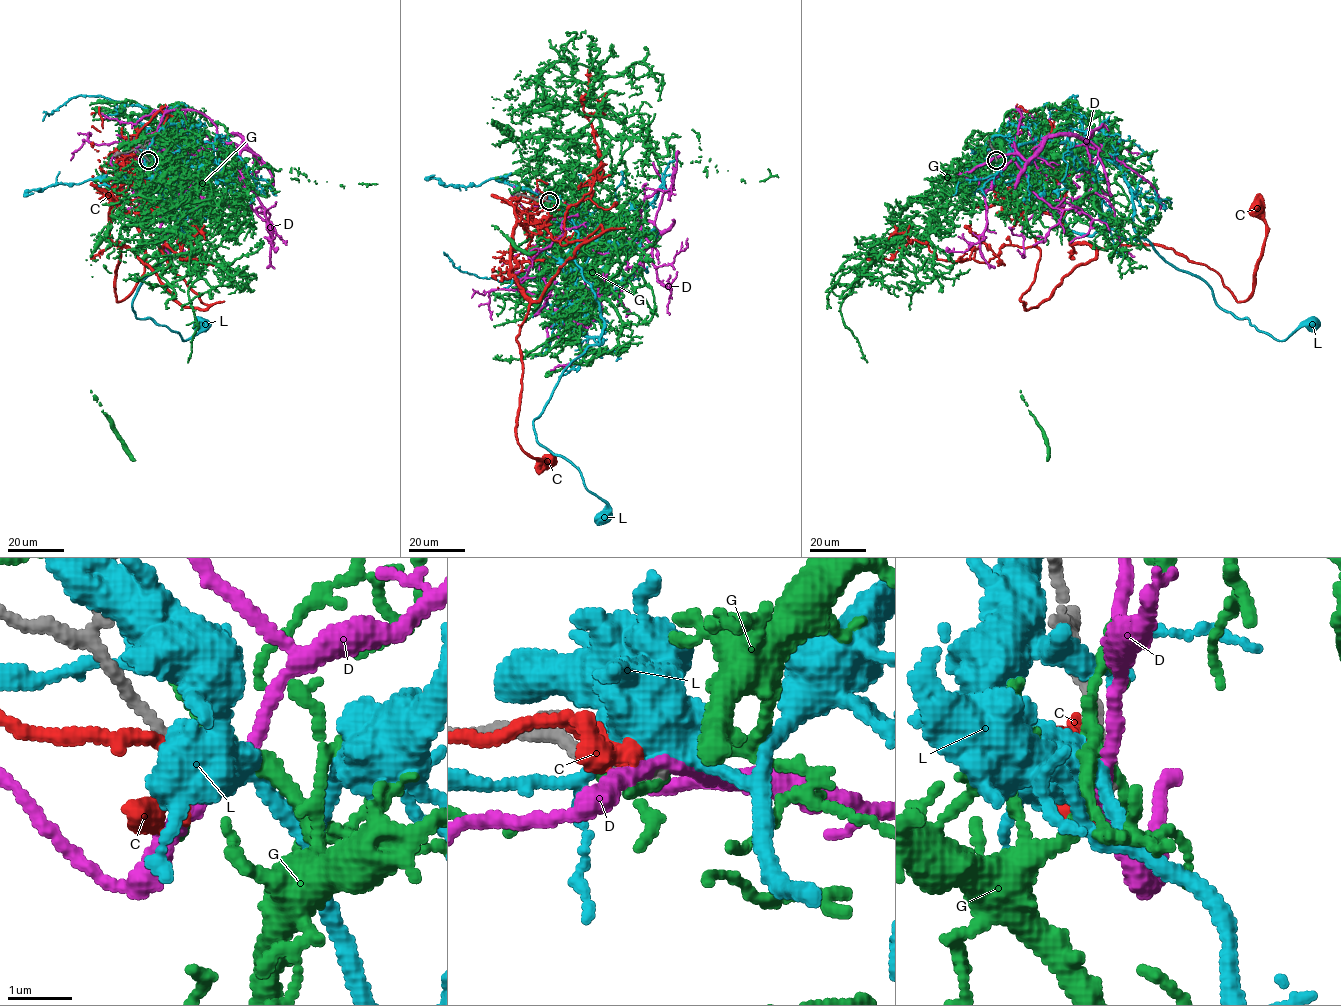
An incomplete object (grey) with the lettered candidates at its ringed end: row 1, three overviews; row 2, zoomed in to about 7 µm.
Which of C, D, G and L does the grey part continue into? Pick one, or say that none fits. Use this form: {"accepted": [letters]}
{"accepted": []}

